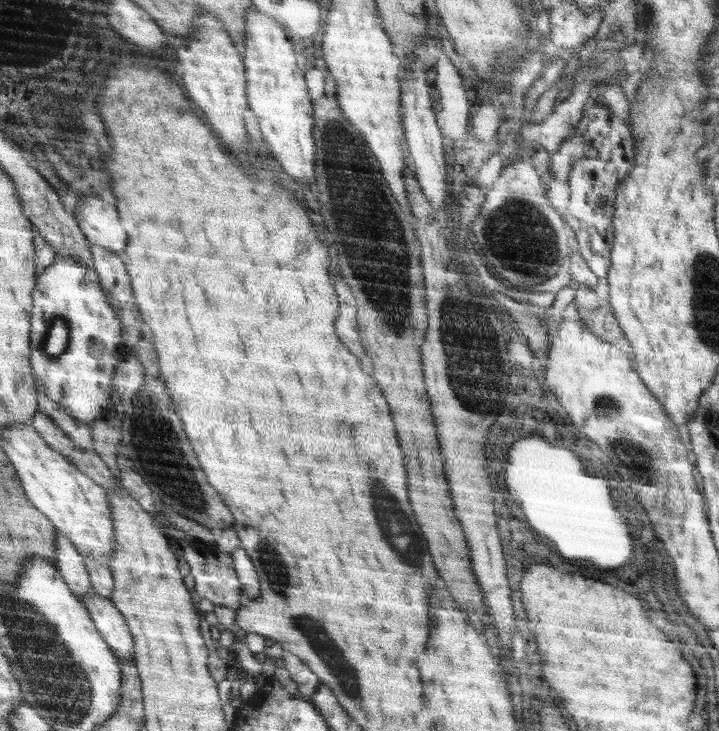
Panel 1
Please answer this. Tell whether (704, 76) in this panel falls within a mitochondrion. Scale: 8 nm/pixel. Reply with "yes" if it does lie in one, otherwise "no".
no

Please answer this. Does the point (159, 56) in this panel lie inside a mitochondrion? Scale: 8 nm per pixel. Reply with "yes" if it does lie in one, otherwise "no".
no

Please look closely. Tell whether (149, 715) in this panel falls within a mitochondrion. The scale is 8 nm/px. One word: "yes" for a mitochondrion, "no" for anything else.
no

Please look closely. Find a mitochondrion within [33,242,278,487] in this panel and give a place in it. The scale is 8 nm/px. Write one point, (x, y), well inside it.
(49, 354)

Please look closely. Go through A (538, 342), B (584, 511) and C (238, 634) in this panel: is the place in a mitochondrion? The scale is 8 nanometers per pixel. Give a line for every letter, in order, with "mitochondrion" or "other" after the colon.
A: other
B: other
C: other

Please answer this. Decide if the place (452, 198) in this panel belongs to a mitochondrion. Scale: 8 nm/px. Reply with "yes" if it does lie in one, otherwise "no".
no

